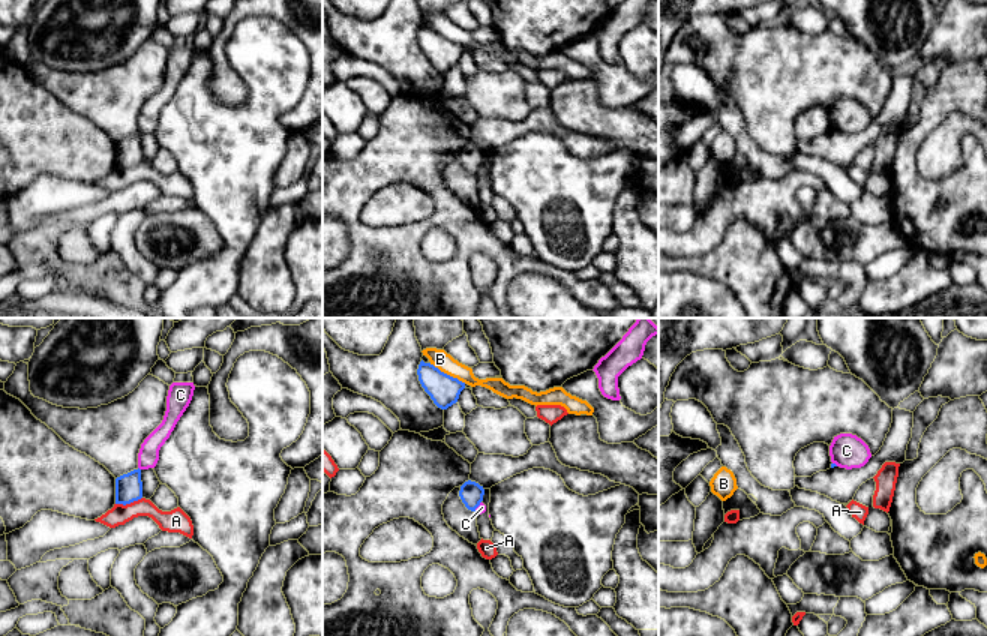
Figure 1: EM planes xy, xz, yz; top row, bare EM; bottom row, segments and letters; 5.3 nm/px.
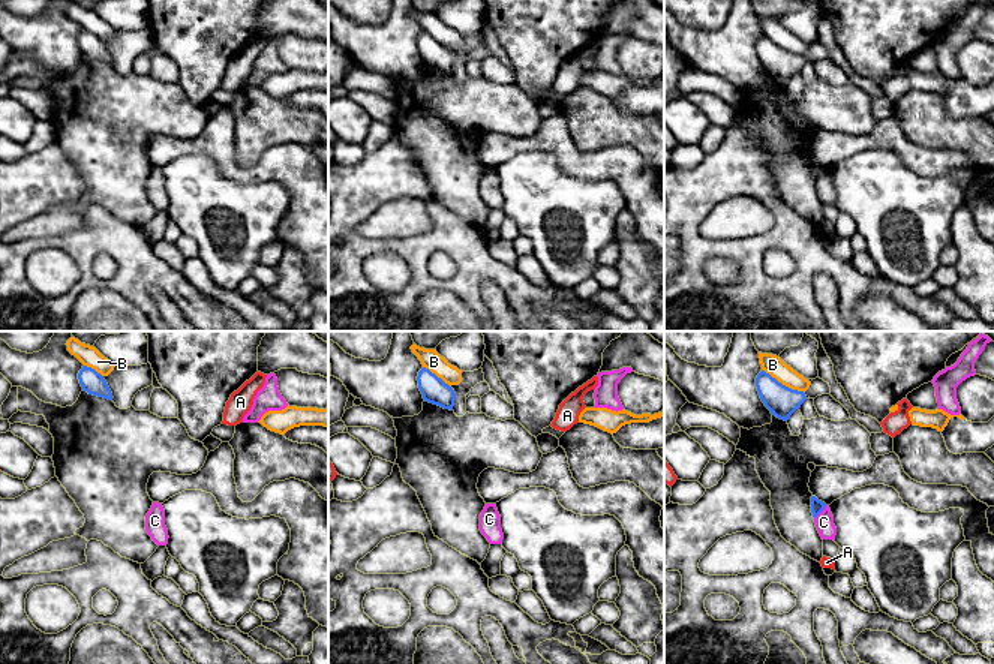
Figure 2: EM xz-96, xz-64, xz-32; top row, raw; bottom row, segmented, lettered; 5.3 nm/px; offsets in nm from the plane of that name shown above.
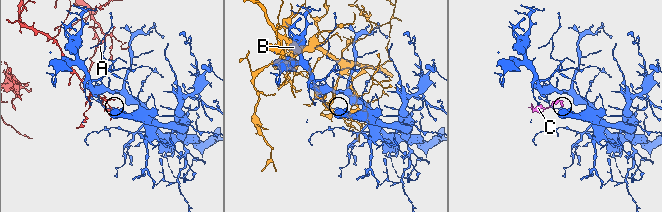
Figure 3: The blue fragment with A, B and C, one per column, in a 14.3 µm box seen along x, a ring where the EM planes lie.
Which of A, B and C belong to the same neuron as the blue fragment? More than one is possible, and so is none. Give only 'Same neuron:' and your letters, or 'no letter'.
Same neuron: no letter

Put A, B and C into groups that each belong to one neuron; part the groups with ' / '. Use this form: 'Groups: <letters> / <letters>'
Groups: A / B / C

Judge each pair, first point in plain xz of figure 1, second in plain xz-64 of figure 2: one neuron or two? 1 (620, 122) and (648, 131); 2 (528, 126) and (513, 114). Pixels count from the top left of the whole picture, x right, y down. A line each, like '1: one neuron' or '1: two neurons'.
1: one neuron
2: two neurons

